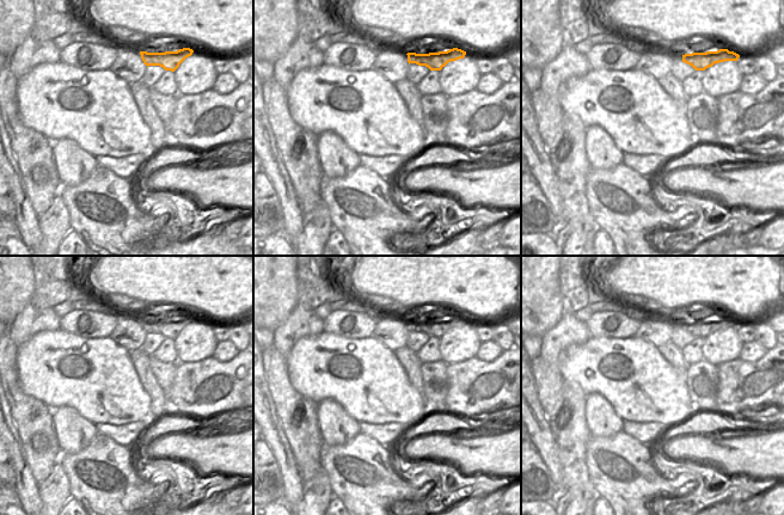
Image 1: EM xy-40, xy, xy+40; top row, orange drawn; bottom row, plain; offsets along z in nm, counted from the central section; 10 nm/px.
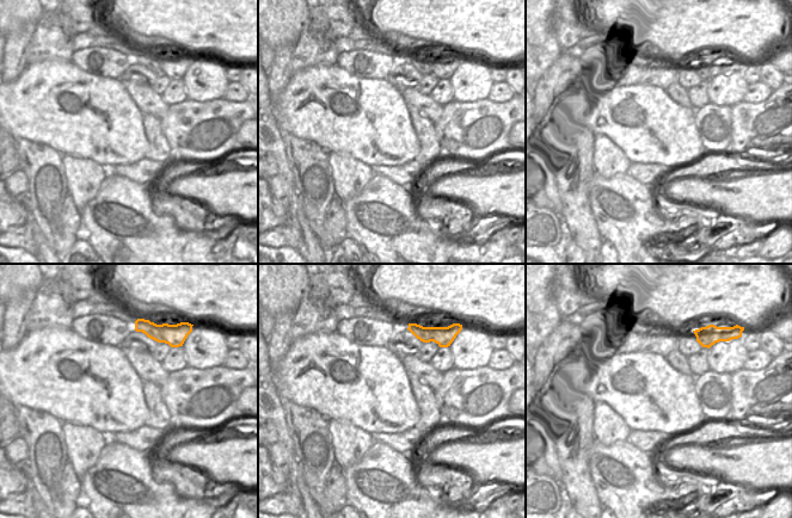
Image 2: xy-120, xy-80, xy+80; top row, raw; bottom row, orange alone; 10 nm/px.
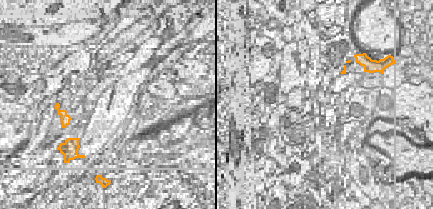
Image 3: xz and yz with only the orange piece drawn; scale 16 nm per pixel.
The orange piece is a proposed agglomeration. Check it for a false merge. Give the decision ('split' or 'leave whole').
split

